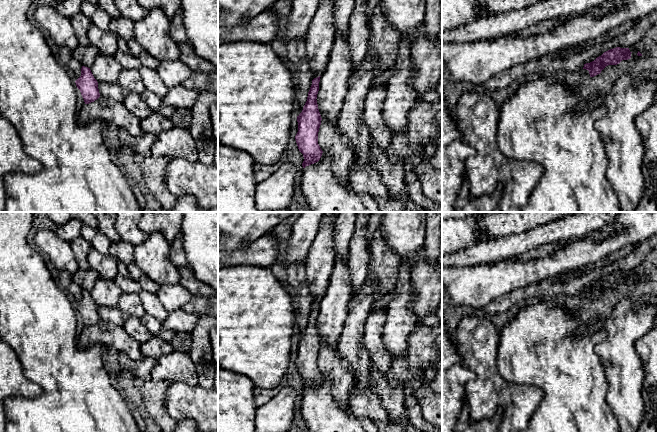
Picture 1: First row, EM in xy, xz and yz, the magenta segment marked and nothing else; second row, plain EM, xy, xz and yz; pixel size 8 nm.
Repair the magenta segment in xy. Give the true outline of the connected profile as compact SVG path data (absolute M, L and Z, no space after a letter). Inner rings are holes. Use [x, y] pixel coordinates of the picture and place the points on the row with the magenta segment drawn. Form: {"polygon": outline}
{"polygon": "M82 66L81 76L75 81L80 90L85 104L94 102L100 97L98 82L94 78L90 68Z"}

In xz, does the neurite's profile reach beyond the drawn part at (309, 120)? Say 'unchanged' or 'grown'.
unchanged

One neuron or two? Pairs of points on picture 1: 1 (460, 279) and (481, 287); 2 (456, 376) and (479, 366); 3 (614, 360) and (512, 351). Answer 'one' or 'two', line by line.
1: one
2: two
3: two

